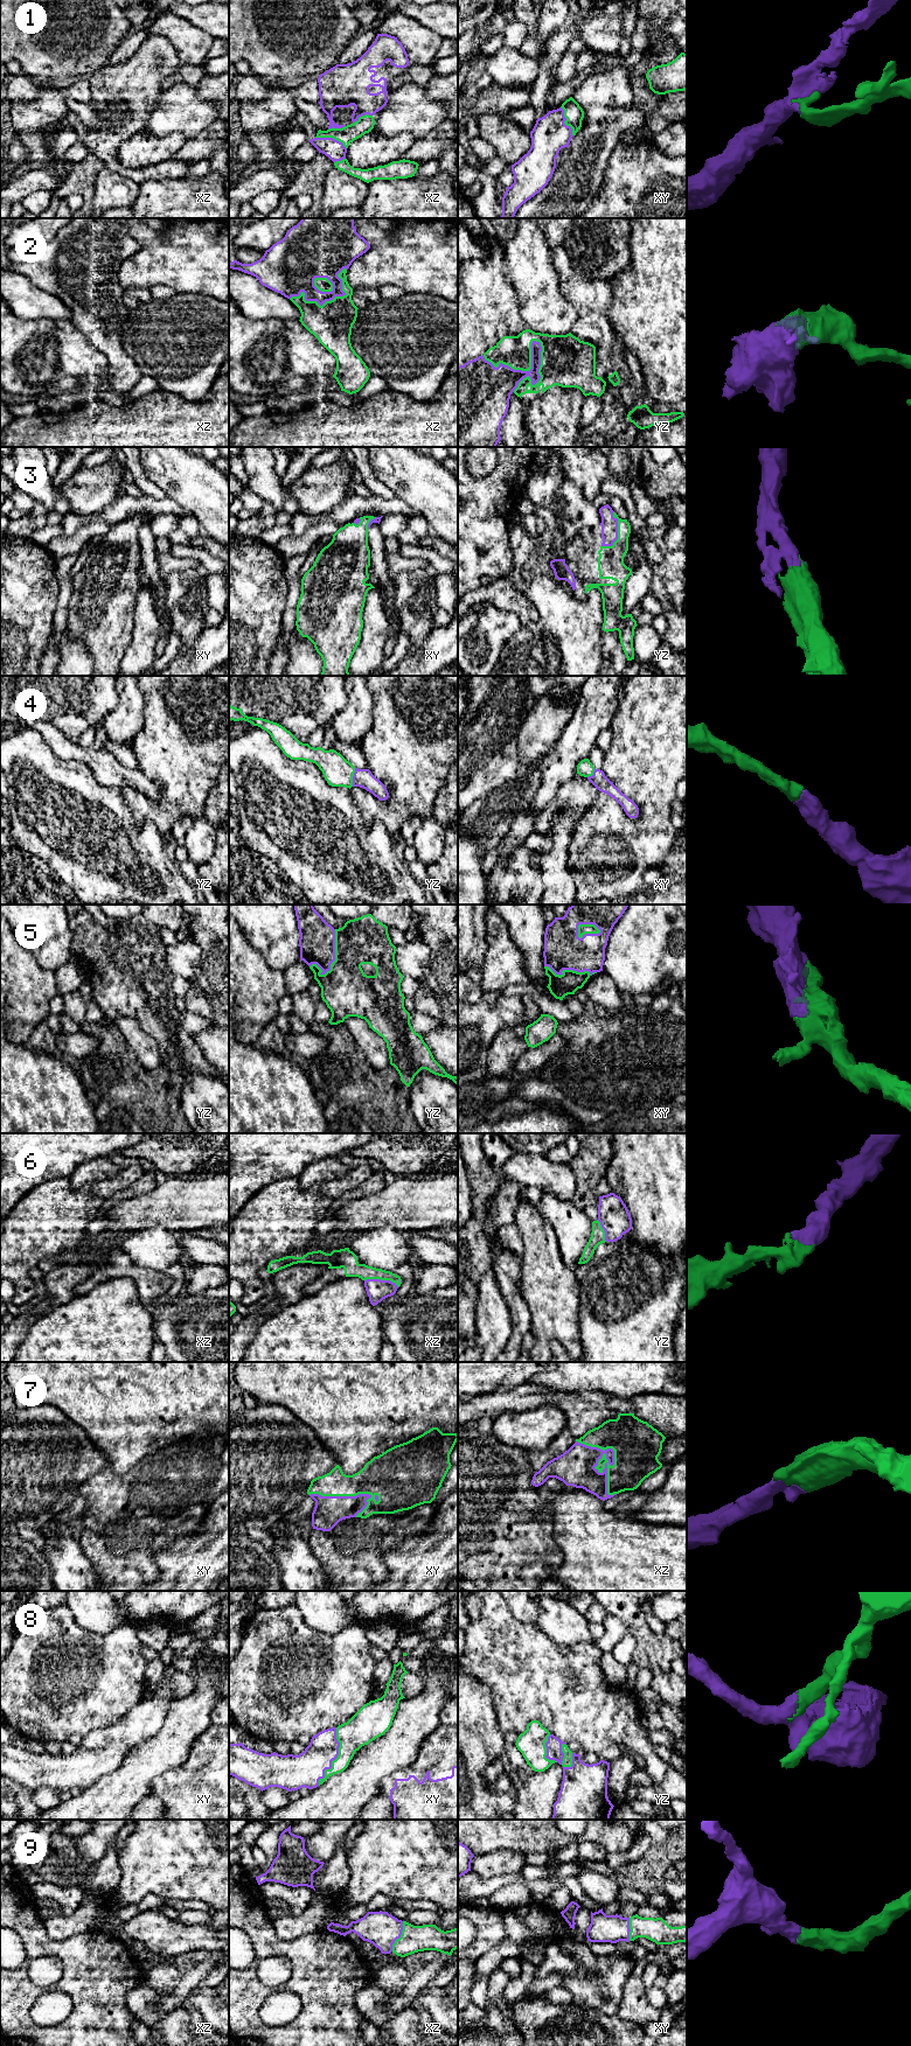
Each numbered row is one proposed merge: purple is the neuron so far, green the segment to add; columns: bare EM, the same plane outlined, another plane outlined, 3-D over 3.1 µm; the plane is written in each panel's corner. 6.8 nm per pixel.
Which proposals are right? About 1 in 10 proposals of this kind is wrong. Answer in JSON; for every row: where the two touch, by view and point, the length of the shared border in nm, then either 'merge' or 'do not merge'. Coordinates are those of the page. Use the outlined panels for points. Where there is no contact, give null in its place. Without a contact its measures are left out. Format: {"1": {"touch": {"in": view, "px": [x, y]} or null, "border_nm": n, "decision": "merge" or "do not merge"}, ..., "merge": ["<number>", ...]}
{"1": {"touch": {"in": "xz", "px": [332, 138]}, "border_nm": 240, "decision": "merge"}, "2": {"touch": {"in": "yz", "px": [532, 358]}, "border_nm": 440, "decision": "merge"}, "3": {"touch": {"in": "yz", "px": [617, 533]}, "border_nm": 260, "decision": "merge"}, "4": {"touch": {"in": "yz", "px": [353, 777]}, "border_nm": 130, "decision": "merge"}, "5": {"touch": {"in": "yz", "px": [334, 954]}, "border_nm": 340, "decision": "merge"}, "6": {"touch": {"in": "xz", "px": [382, 1280]}, "border_nm": 240, "decision": "merge"}, "7": {"touch": {"in": "xz", "px": [606, 1463]}, "border_nm": 460, "decision": "merge"}, "8": {"touch": {"in": "xy", "px": [335, 1758]}, "border_nm": 420, "decision": "merge"}, "9": {"touch": {"in": "xz", "px": [400, 1936]}, "border_nm": 220, "decision": "merge"}, "merge": ["1", "2", "3", "4", "5", "6", "7", "8", "9"]}

